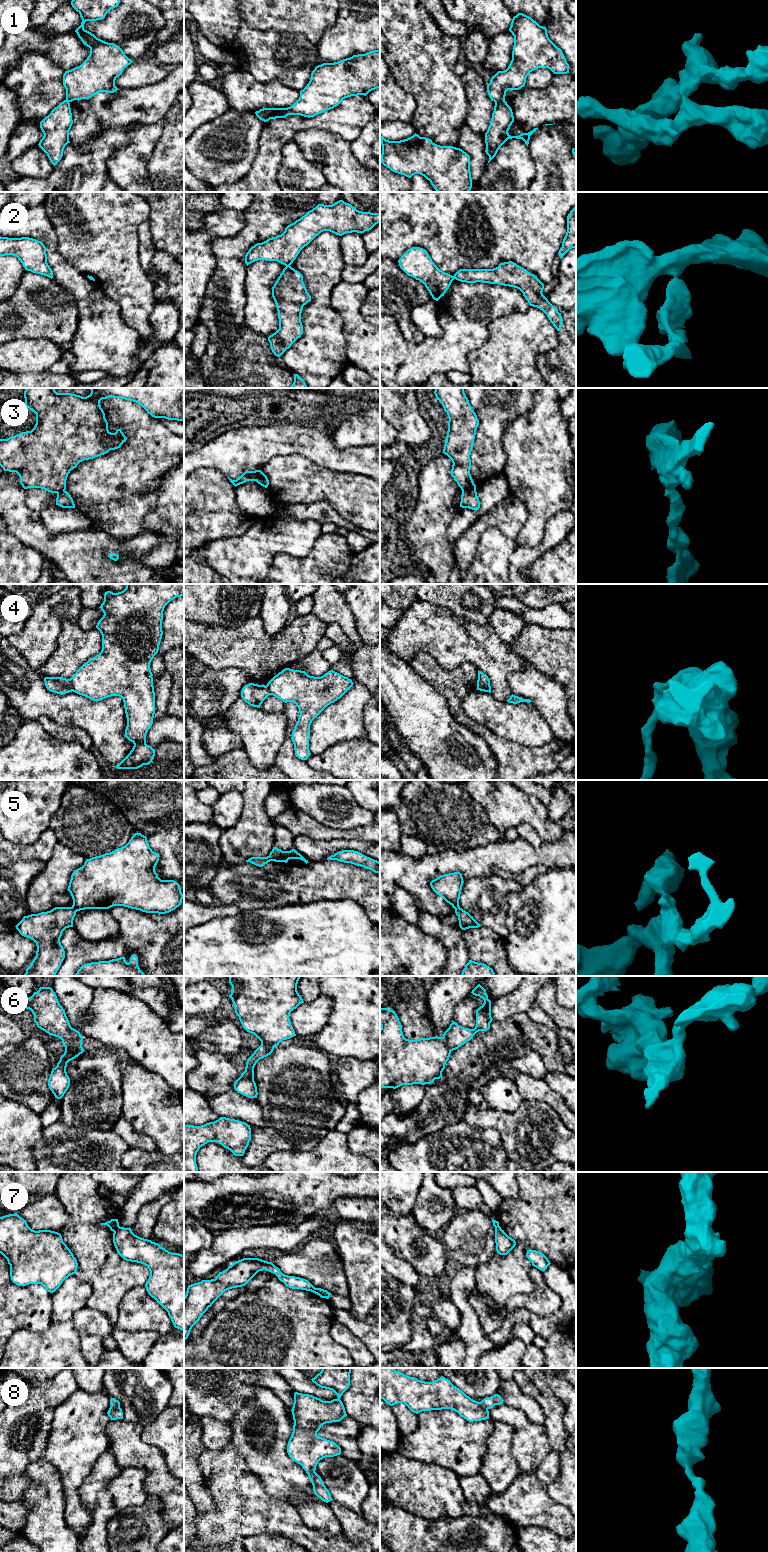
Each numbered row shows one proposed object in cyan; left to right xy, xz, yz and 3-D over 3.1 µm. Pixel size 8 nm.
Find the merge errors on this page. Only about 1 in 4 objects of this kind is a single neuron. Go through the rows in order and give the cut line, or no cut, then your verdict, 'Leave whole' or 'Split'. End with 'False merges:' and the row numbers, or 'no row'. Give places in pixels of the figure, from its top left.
1: Split along yz (504, 100), (499, 100), (495, 103). Split
2: Split along xz (286, 265), (289, 266). Split
3: Split along yz (475, 487), (462, 491). Split
4: Split along xy (69, 679), (73, 690). Split
5: Split along xy (72, 906), (76, 911). Split
6: Split along xy (81, 1041), (65, 1049). Split
7: Split along xy (119, 1226), (113, 1231). Split
8: No split. Leave whole
False merges: 1, 2, 3, 4, 5, 6, 7

